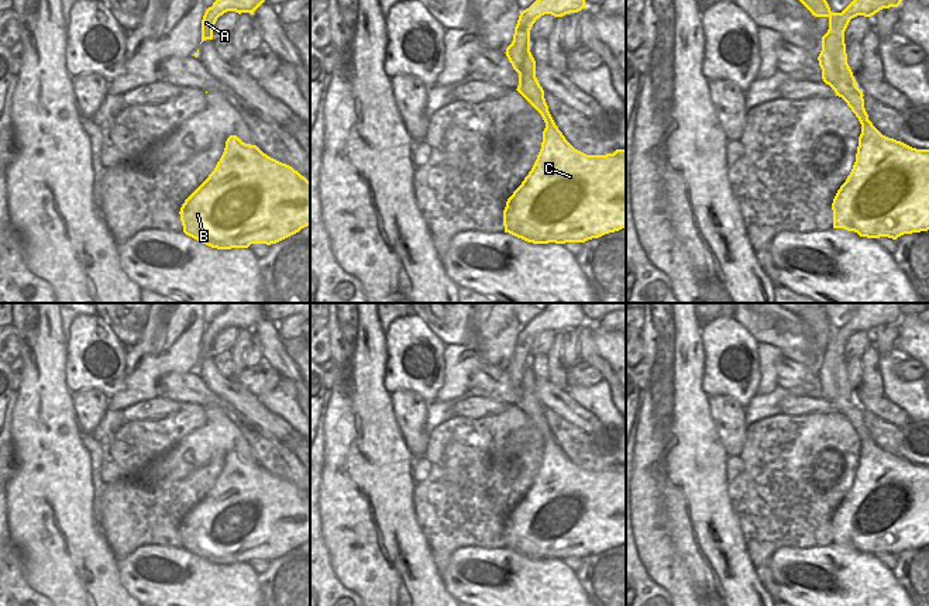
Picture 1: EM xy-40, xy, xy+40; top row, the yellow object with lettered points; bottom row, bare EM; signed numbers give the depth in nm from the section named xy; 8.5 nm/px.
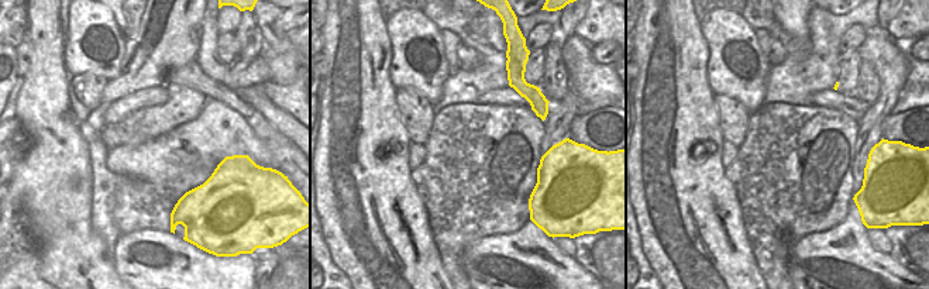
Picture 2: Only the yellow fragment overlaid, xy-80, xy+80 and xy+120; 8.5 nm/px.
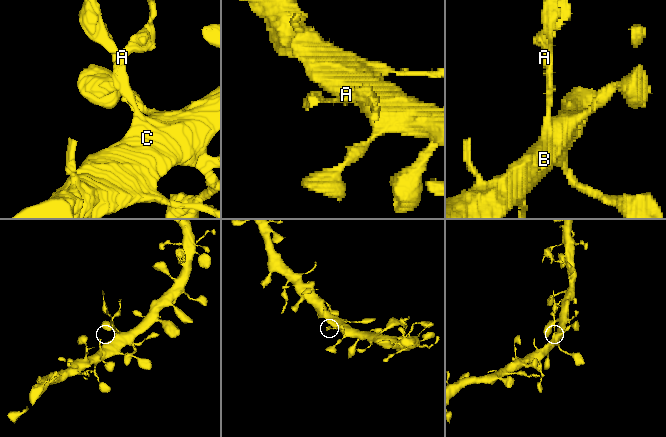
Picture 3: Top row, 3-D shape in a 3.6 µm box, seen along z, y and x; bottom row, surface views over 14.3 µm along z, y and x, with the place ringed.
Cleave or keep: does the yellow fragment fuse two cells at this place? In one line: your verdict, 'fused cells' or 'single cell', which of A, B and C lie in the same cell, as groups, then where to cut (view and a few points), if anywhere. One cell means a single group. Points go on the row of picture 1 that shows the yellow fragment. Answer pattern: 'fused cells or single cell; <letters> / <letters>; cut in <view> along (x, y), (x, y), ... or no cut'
fused cells; A / B C; cut in xy along (551, 119), (546, 126)

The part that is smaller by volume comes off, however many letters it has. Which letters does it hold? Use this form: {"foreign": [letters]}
{"foreign": ["A"]}

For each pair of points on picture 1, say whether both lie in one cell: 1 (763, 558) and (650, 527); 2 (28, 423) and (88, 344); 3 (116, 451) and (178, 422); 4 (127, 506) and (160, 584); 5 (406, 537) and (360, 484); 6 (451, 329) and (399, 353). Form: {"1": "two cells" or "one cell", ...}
{"1": "two cells", "2": "two cells", "3": "one cell", "4": "two cells", "5": "one cell", "6": "two cells"}

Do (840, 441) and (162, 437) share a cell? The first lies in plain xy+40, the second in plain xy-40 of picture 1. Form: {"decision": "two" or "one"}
{"decision": "one"}

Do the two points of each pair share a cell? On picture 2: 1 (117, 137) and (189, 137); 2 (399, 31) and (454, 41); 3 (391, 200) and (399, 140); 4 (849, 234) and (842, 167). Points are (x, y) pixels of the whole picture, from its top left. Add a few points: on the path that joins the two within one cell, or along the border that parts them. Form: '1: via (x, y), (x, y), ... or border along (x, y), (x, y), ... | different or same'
1: border along (186, 121), (152, 138), (124, 145) | different
2: border along (439, 31), (450, 72) | different
3: via (391, 185), (391, 158), (394, 155) | same
4: border along (852, 199), (846, 216), (836, 226), (819, 231) | different

